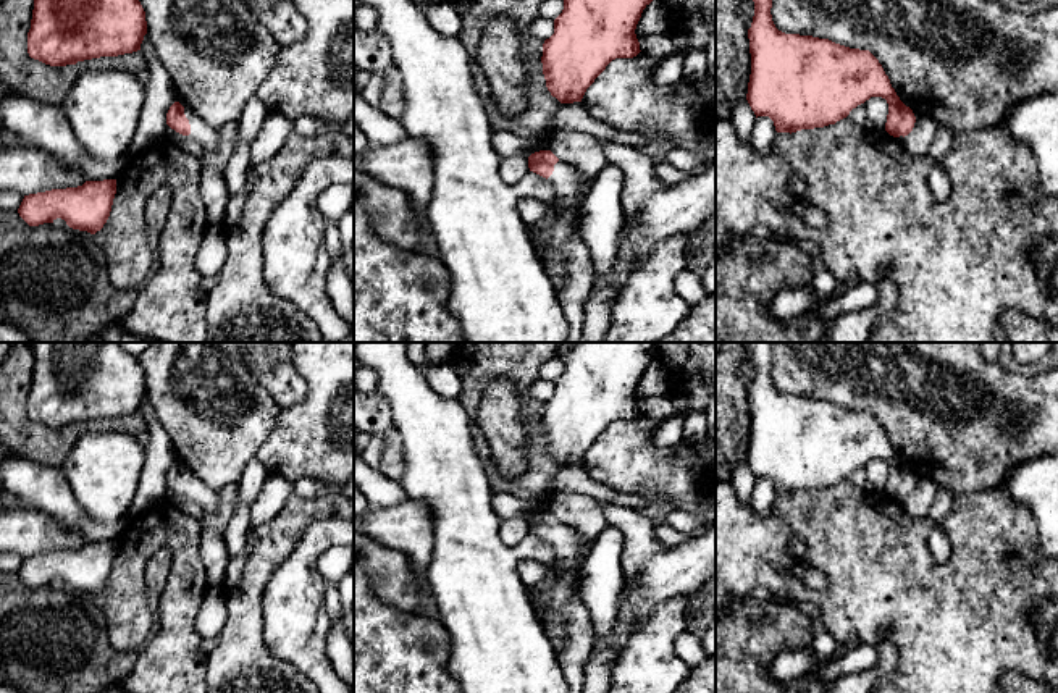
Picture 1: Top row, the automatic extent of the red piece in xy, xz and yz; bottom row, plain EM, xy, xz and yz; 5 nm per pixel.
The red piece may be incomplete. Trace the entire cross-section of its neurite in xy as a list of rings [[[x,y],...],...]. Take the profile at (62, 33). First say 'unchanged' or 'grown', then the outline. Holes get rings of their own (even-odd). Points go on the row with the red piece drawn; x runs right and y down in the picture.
unchanged | [[[34,0],[27,53],[66,66],[137,52],[145,34],[139,0]]]

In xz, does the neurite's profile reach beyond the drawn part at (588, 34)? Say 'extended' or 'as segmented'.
as segmented

